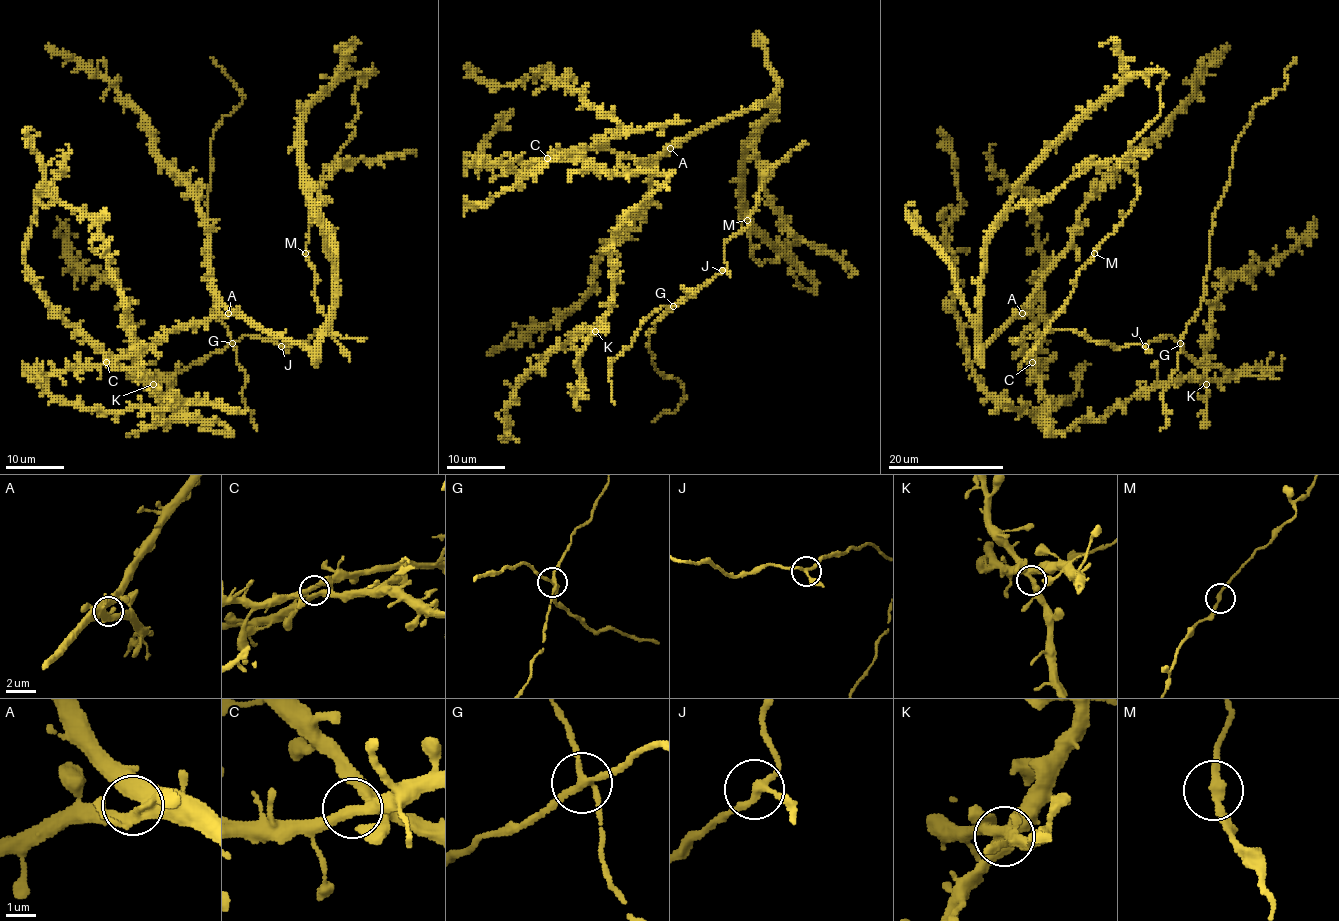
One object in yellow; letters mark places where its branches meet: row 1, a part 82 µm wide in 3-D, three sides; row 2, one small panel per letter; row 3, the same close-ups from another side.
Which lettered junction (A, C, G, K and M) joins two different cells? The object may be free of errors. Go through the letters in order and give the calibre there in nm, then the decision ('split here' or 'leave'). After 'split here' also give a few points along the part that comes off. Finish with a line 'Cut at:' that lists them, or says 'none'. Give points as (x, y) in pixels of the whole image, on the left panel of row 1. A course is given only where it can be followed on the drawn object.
A: 400 nm thick; leave
C: 260 nm thick; leave
G: 220 nm thick; split here; foreign part runs (231, 343), (250, 336), (282, 343), (283, 348), (308, 342), (317, 330), (343, 337), (366, 337)
K: 400 nm thick; leave
M: 260 nm thick; leave
Cut at: G

